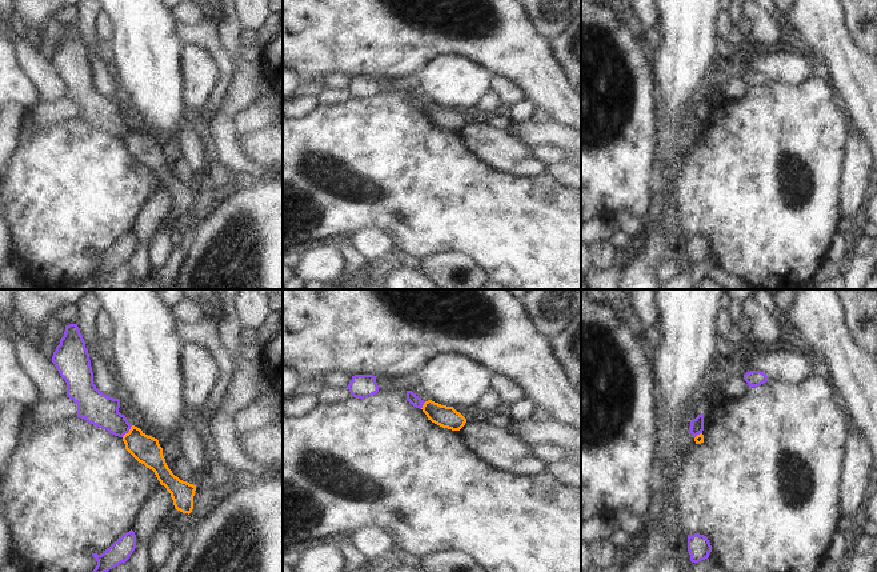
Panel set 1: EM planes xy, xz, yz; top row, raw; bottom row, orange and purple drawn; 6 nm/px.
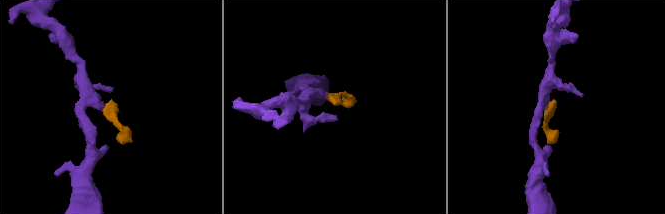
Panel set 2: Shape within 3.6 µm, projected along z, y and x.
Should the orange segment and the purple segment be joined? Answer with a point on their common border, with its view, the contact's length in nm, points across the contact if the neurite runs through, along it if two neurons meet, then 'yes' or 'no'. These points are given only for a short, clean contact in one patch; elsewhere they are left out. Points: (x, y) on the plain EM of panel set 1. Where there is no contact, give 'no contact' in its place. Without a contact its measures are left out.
contact xy (128, 134); length 100 nm; border xy (132, 127), (121, 138); no

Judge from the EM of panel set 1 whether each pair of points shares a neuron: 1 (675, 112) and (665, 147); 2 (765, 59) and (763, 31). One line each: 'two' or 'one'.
1: one
2: two

